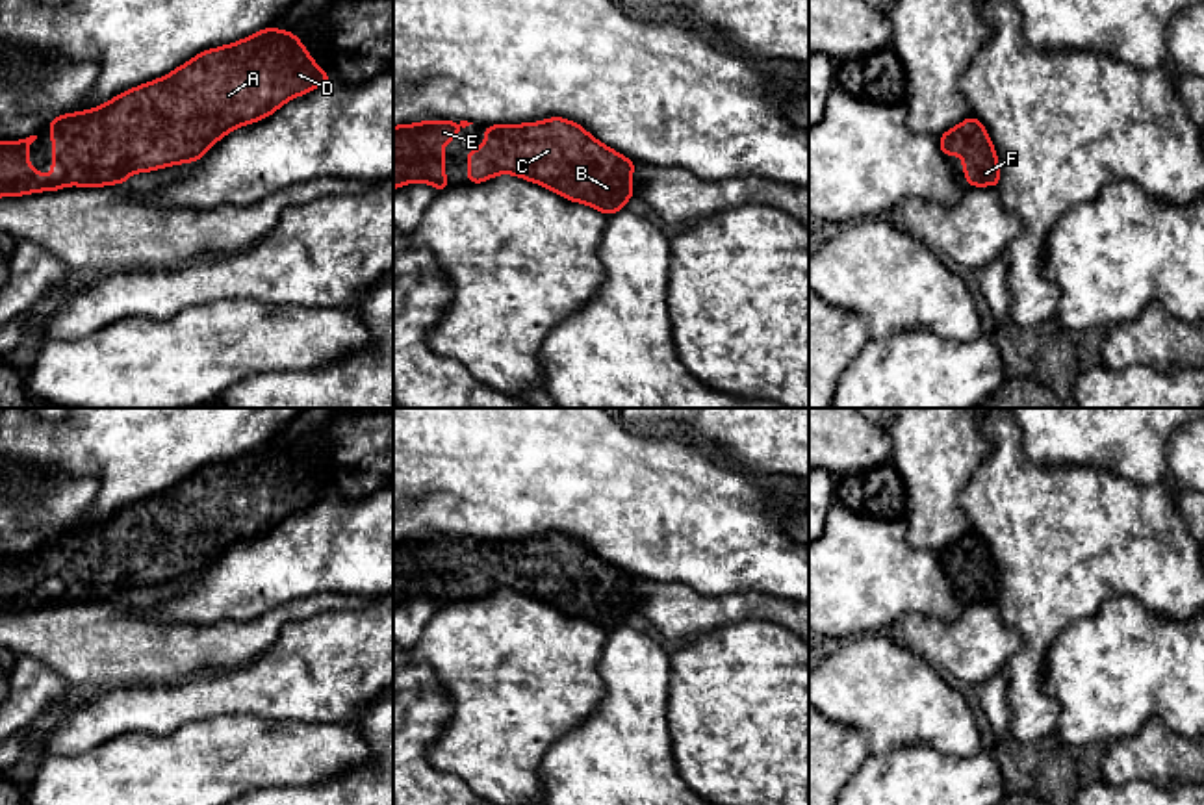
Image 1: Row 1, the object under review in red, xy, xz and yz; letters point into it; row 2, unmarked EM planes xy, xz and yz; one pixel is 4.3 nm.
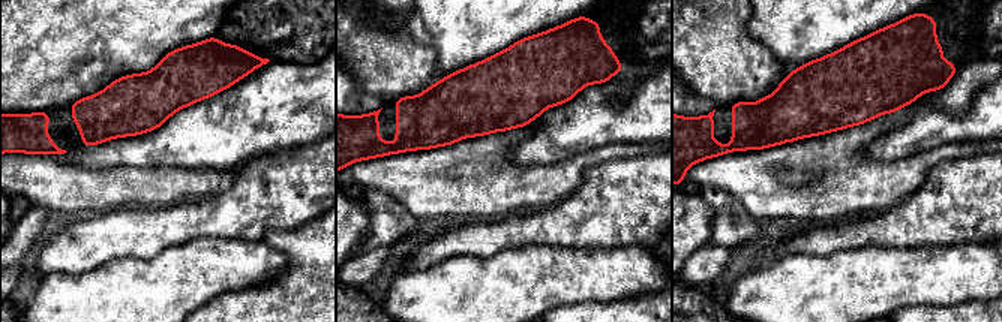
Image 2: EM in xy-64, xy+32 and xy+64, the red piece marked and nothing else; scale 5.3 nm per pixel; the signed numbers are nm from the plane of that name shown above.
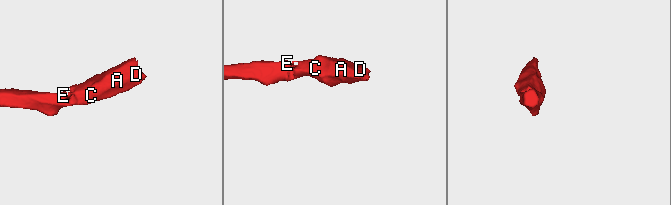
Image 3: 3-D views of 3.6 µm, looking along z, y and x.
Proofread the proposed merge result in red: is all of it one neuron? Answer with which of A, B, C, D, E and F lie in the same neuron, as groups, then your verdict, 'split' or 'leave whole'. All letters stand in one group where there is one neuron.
A B C D E F; leave whole

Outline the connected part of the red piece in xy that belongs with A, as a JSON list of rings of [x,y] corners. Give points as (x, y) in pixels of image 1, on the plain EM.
[[[269,441],[237,458],[204,466],[167,492],[124,506],[100,523],[50,534],[50,595],[30,582],[28,562],[37,551],[0,556],[0,612],[59,607],[65,601],[115,601],[135,586],[193,579],[237,542],[262,536],[288,516],[330,495],[332,492],[317,482],[295,447]]]

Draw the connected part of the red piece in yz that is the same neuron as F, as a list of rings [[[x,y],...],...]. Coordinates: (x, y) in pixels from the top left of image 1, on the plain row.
[[[970,529],[961,540],[950,543],[939,555],[946,573],[961,569],[967,601],[1000,601],[1000,581],[987,543]]]

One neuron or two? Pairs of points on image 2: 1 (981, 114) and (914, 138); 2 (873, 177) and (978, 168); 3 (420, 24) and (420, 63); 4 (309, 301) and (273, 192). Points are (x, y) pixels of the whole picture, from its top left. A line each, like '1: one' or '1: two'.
1: one
2: two
3: two
4: two

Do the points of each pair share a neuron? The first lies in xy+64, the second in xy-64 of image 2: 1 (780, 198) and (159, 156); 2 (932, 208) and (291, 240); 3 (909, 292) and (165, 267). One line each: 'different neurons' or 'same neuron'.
1: different neurons
2: different neurons
3: same neuron

